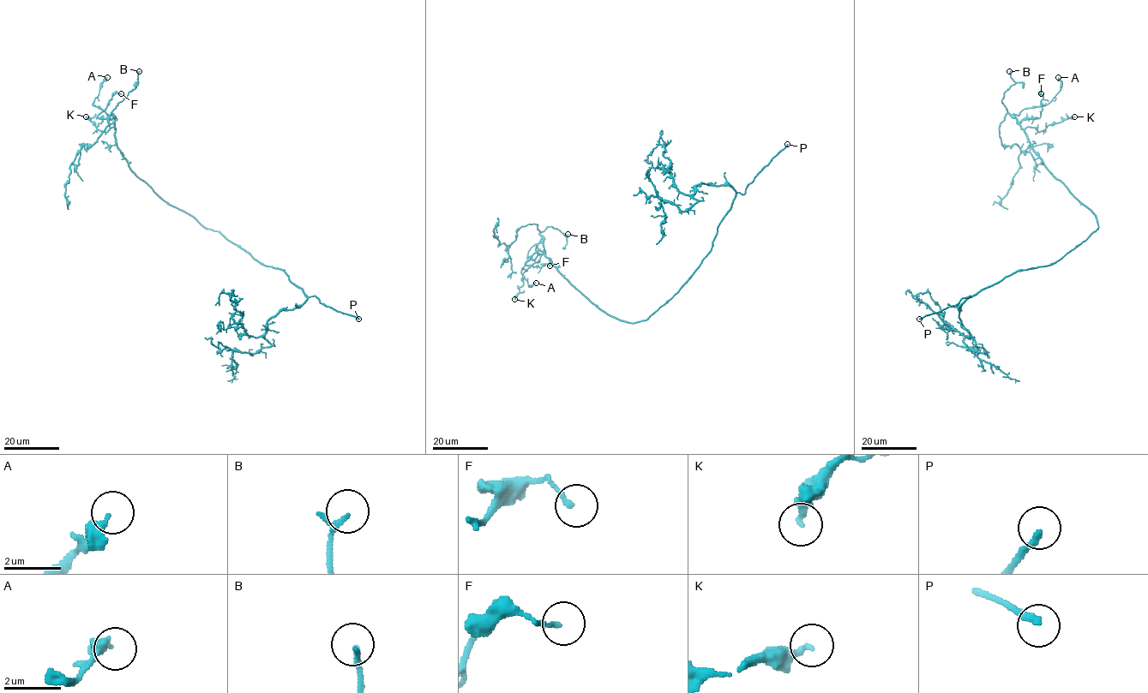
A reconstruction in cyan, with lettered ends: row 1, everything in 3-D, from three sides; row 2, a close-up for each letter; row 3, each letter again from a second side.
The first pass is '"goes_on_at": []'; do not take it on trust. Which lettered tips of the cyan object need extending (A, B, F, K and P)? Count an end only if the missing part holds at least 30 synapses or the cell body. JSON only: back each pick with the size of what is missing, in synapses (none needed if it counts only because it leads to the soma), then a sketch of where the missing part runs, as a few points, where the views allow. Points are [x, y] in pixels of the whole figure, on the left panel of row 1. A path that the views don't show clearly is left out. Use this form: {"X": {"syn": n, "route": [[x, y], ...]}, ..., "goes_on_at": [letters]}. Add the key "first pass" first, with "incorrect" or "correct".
{"first pass": "incorrect", "P": {"route": [[358, 319], [386, 333], [393, 331], [385, 343]]}, "goes_on_at": ["P"]}

